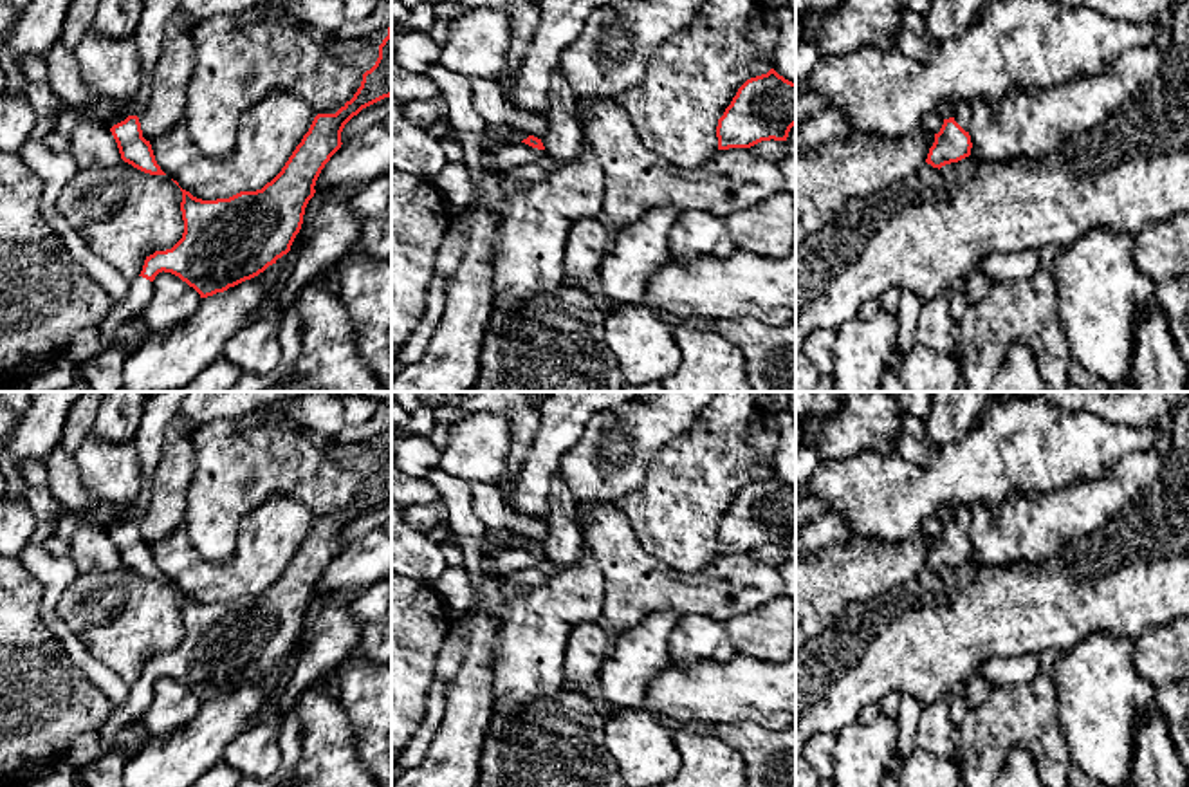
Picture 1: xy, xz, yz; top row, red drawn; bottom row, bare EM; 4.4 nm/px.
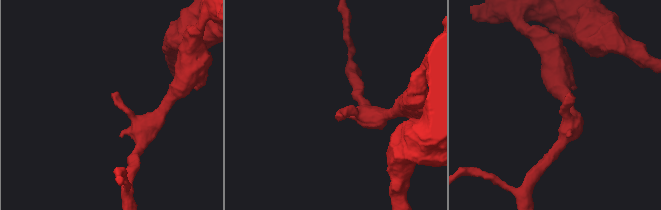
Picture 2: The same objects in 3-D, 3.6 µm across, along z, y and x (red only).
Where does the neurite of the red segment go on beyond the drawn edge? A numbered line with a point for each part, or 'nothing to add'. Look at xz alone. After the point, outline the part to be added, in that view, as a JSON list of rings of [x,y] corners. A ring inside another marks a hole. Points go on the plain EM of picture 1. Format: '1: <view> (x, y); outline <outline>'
1: xz (511, 558); outline [[[505,547],[503,551],[489,558],[489,569],[502,576],[507,576],[514,570],[538,565],[545,560],[545,554],[532,552],[525,547]]]

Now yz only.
1: yz (962, 513); outline [[[967,505],[954,507],[953,522],[965,536],[969,536],[971,507]]]

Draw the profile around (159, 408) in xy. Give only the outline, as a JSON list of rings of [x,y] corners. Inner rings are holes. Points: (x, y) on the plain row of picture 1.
[[[188,392],[148,394],[143,419],[134,437],[134,446],[141,462],[141,491],[137,500],[124,509],[128,520],[141,520],[150,507],[150,480],[161,462],[164,430],[177,415],[177,410]]]

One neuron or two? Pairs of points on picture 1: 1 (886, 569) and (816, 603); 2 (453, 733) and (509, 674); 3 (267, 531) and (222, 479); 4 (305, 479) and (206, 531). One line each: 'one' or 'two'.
1: one
2: two
3: two
4: one

